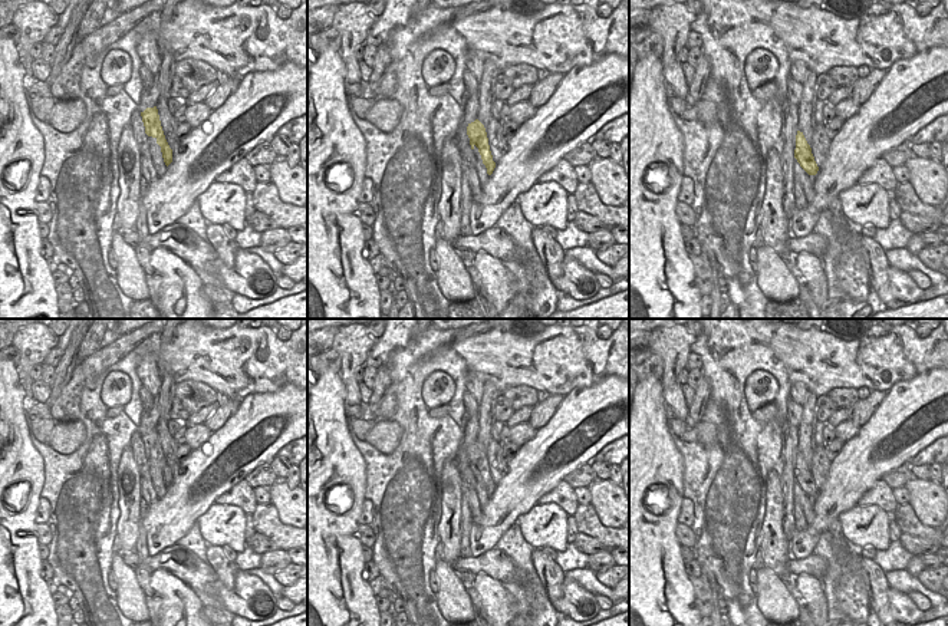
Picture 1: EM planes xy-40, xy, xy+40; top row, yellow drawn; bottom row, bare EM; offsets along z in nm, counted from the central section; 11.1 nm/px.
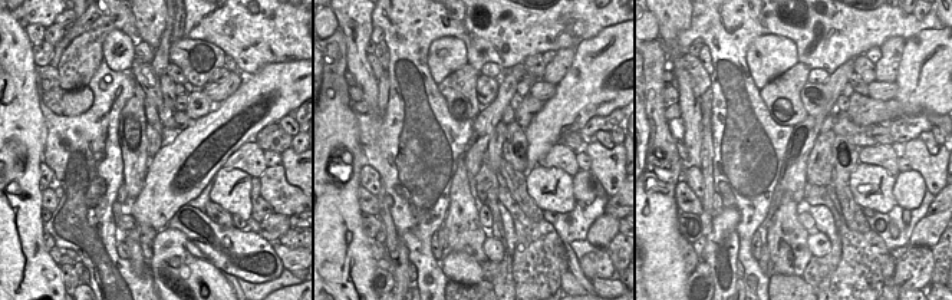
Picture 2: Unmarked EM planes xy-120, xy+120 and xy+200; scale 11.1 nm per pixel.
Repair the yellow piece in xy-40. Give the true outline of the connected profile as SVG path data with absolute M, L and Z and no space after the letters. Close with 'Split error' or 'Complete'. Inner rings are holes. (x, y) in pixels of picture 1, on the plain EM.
M157 428L147 429L141 434L141 438L145 448L145 455L157 461L157 465L161 468L164 484L168 488L172 484L172 471L165 461Z. Complete.

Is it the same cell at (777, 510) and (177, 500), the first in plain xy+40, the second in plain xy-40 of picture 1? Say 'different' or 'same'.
different

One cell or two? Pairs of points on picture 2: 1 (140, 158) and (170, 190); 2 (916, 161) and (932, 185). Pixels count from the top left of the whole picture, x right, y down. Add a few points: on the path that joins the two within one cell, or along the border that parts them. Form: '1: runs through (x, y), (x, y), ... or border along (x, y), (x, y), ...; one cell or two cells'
1: border along (148, 165), (144, 174), (144, 187), (135, 198); two cells
2: runs through (922, 167), (932, 180); one cell

